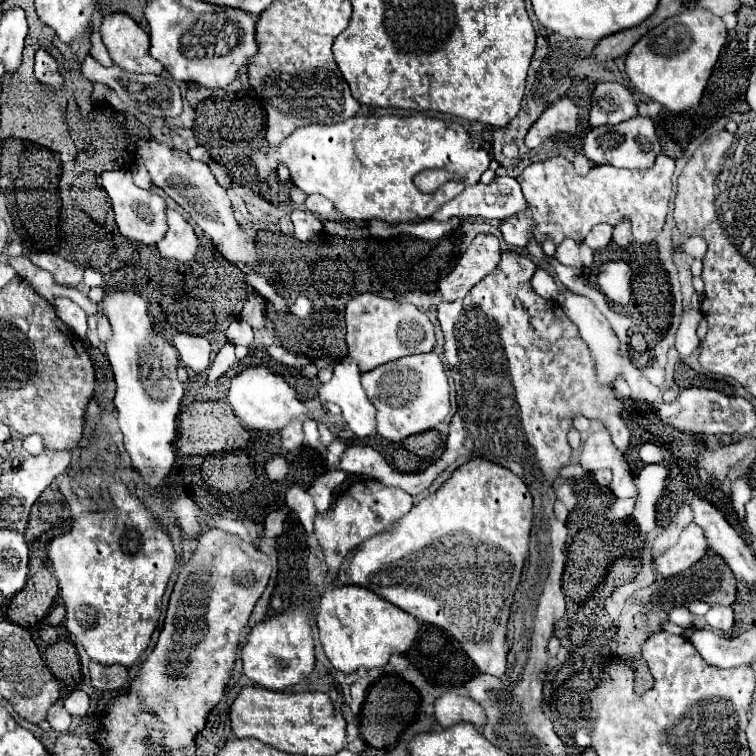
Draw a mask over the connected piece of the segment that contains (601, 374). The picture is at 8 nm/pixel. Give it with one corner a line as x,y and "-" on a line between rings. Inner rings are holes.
562,292
558,298
558,304
562,306
564,314
578,326
580,330
580,338
588,344
590,354
594,358
594,368
598,374
598,384
602,386
612,386
612,382
616,378
624,378
626,382
640,382
642,380
642,372
620,352
620,340
616,336
616,332
612,330
612,326
608,324
608,320
604,318
604,314
592,304
592,300
572,294
572,292

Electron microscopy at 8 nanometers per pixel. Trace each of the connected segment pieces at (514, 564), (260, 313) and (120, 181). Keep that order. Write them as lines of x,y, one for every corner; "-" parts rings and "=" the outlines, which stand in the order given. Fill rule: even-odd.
472,458
470,462
466,462
464,466
460,466
452,478
434,494
428,494
424,500
420,500
406,516
400,518
398,524
394,524
390,530
384,530
368,540
364,540
340,566
336,582
334,584
356,584
356,586
364,586
372,592
376,592
378,596
382,596
384,600
396,604
398,608
402,608
404,612
416,616
418,620
426,622
426,624
434,624
440,626
444,630
448,630
462,646
464,652
476,662
478,670
484,674
492,674
492,676
502,676
506,672
506,654
508,654
508,644
506,644
506,622
510,618
510,604
514,598
514,590
520,582
520,574
522,574
522,566
524,560
528,556
528,540
530,540
530,526
532,526
532,494
528,490
528,486
522,482
520,476
516,476
514,472
510,472
508,468
494,464
490,460
484,458
=
250,292
244,312
241,312
240,319
248,322
252,328
262,328
268,322
266,314
266,300
258,296
258,292
=
116,170
116,172
106,172
102,176
102,188
106,190
110,202
112,202
112,210
116,214
116,224
118,224
118,232
128,238
128,240
136,240
140,244
158,244
166,230
166,204
164,200
152,192
152,190
142,190
132,182
132,176
128,170

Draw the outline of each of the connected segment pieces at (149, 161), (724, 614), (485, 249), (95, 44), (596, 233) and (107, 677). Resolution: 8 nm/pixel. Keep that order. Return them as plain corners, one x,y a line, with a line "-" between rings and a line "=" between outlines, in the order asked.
154,138
138,140
136,154
138,160
150,172
152,182
192,216
194,224
200,226
206,238
214,236
209,239
224,258
240,266
254,266
258,262
254,240
241,229
230,206
226,190
218,184
207,164
190,158
188,152
172,150
168,144
158,142
=
712,606
706,614
706,624
718,634
726,634
734,626
734,610
726,606
=
478,234
470,248
460,256
450,276
440,282
440,294
446,302
464,298
474,284
490,274
500,260
498,238
492,234
=
92,32
92,36
90,36
90,42
92,42
92,48
90,48
90,54
102,64
102,66
110,66
112,64
112,58
108,56
108,52
106,52
106,46
102,44
102,38
100,38
100,34
98,32
=
599,224
592,228
584,242
592,249
598,250
607,246
612,240
613,227
608,224
=
90,662
89,671
92,685
101,691
113,691
121,687
128,678
128,670
120,664
100,666
98,662

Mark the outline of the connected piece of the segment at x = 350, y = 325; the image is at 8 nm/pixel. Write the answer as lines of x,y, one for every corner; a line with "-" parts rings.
358,294
346,302
344,308
348,356
356,358
360,372
374,370
376,366
408,356
430,352
436,344
434,324
414,304
400,304
378,294

